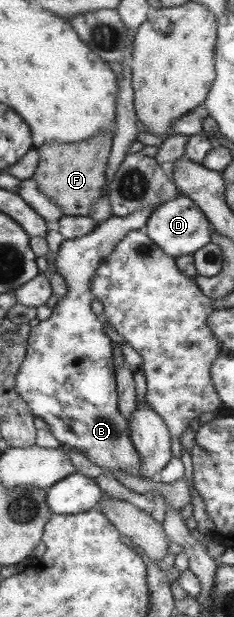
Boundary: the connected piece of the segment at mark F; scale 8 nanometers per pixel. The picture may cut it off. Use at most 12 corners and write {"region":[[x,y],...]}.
{"region":[[113,135],[44,141],[31,179],[62,216],[90,215]]}

